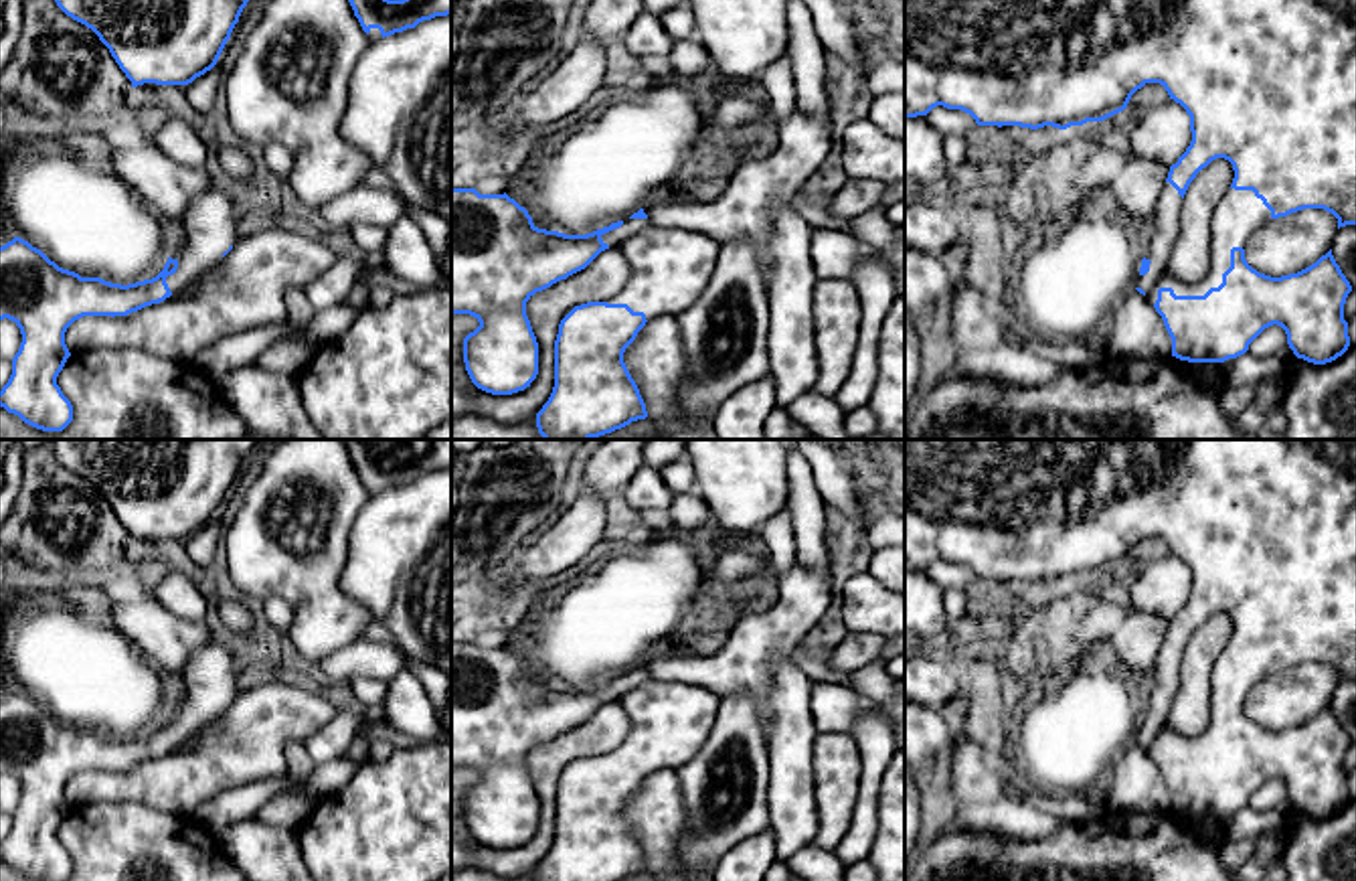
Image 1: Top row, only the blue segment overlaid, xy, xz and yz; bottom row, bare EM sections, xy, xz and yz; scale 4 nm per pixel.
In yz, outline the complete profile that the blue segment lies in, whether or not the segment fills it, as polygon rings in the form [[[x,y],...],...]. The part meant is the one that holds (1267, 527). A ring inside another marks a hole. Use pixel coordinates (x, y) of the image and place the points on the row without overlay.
[[[905,439],[905,571],[927,569],[933,561],[943,559],[969,567],[978,579],[1020,579],[1030,583],[1052,579],[1067,583],[1087,575],[1103,575],[1123,565],[1131,549],[1146,537],[1160,537],[1170,553],[1186,563],[1192,585],[1192,595],[1178,616],[1170,620],[1166,640],[1152,666],[1154,689],[1135,735],[1135,743],[1154,757],[1164,774],[1172,792],[1172,810],[1188,816],[1224,816],[1245,808],[1249,798],[1273,778],[1285,784],[1287,798],[1297,812],[1326,818],[1342,810],[1350,800],[1344,757],[1352,739],[1336,717],[1332,703],[1297,727],[1271,731],[1247,717],[1243,701],[1259,680],[1303,662],[1332,666],[1338,672],[1338,683],[1356,678],[1356,439]],[[1216,612],[1233,618],[1235,632],[1212,668],[1208,725],[1202,733],[1186,737],[1168,719],[1180,683],[1182,652],[1196,628]]]

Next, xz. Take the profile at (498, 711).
[[[451,642],[451,768],[470,768],[480,780],[463,792],[463,816],[472,836],[492,849],[512,849],[538,828],[538,796],[526,755],[553,737],[585,723],[601,705],[617,703],[629,719],[621,745],[605,755],[575,759],[555,794],[555,840],[536,867],[536,881],[625,881],[646,873],[646,857],[623,806],[648,774],[678,770],[704,743],[721,709],[721,697],[696,685],[656,680],[644,662],[625,674],[587,689],[538,683],[524,660],[504,648]]]

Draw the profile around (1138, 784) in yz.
[[[1135,741],[1113,762],[1109,812],[1162,814],[1172,808],[1172,792],[1154,757]]]

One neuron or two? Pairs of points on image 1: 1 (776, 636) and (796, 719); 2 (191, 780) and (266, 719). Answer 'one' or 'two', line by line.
1: two
2: one

